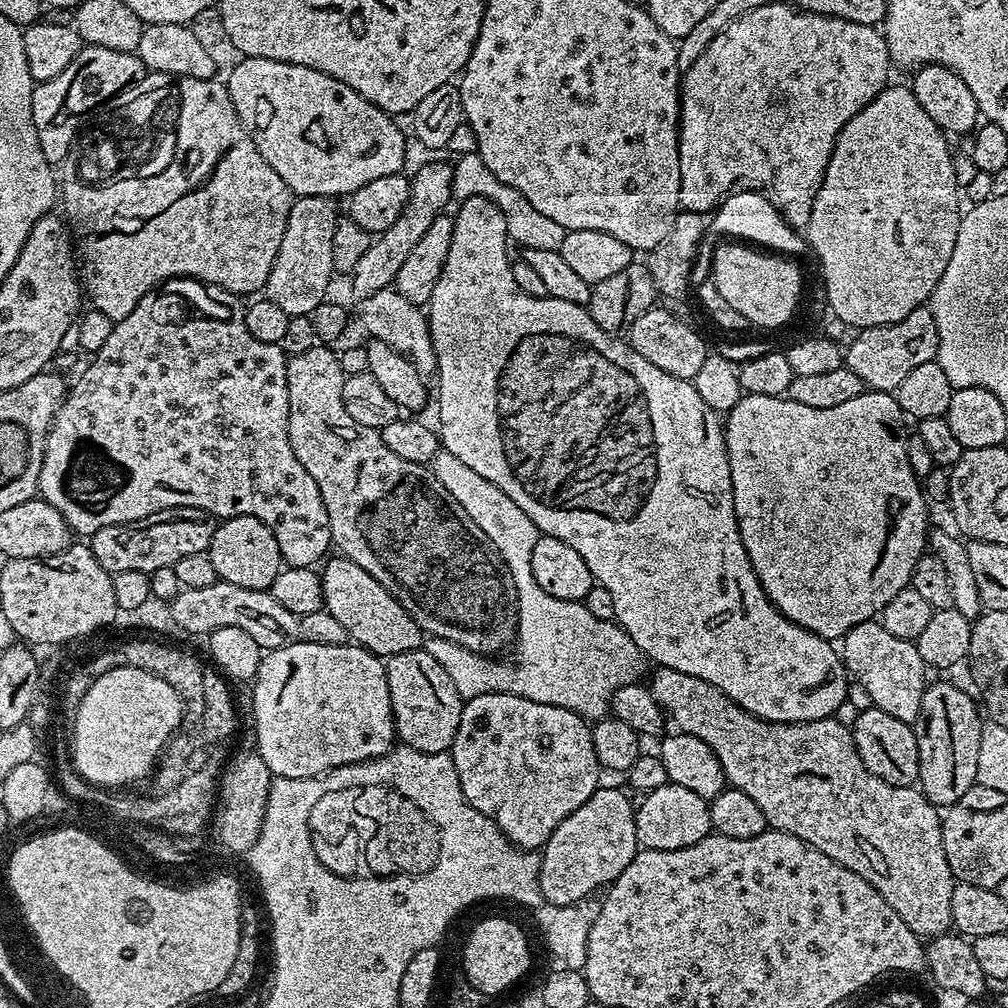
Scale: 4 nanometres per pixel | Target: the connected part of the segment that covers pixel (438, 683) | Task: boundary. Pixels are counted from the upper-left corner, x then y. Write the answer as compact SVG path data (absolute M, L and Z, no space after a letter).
M423 647L387 657L384 673L390 686L390 706L399 743L426 754L449 751L454 734L458 734L458 722L464 709L464 701L460 699L458 690L454 690L450 674L446 674L442 665L430 658Z

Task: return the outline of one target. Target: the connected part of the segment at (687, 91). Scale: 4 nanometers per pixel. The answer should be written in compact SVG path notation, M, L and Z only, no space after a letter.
M774 2L770 6L758 6L737 20L731 20L716 35L714 42L710 42L710 46L698 54L694 66L683 69L680 81L680 206L683 211L714 213L728 196L736 192L759 192L778 209L792 228L807 229L810 210L814 210L814 198L842 126L846 126L846 122L850 122L850 118L854 118L854 114L866 107L882 89L889 87L888 44L879 27L871 28L842 18L802 12L788 4Z

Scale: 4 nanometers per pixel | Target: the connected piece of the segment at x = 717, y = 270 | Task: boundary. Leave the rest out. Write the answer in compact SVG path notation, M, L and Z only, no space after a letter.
M722 242L716 248L716 253L712 256L712 276L710 282L717 288L722 298L726 298L726 303L734 306L742 318L746 318L749 325L757 324L760 328L780 328L796 312L796 307L800 304L800 287L804 280L800 277L800 268L795 264L795 259L787 255L773 255L771 251L761 250L756 246L749 246L744 242Z

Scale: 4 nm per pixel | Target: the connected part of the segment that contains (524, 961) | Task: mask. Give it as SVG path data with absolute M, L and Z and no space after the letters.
M488 916L480 920L468 932L464 940L463 979L470 982L482 994L495 998L499 992L512 988L528 972L532 964L532 948L528 945L528 936L512 920L504 916Z

